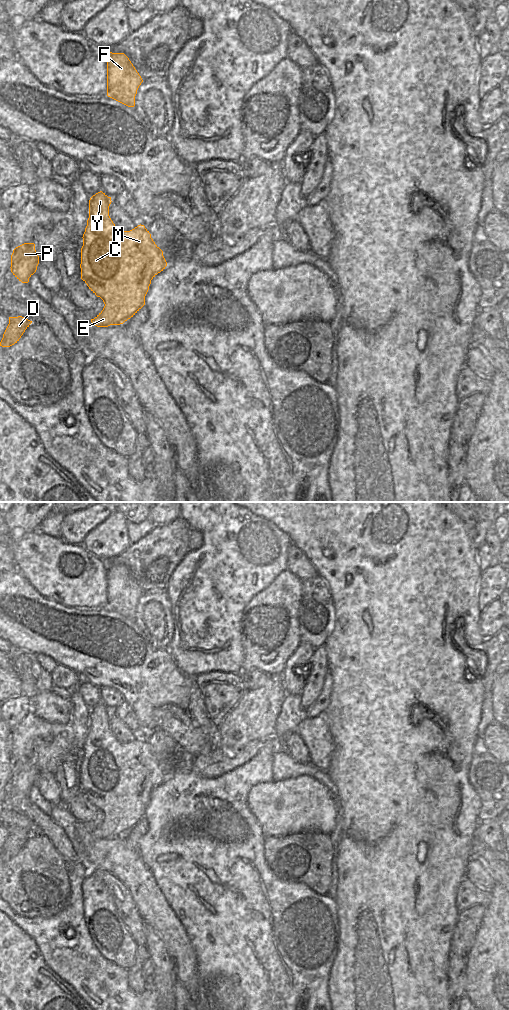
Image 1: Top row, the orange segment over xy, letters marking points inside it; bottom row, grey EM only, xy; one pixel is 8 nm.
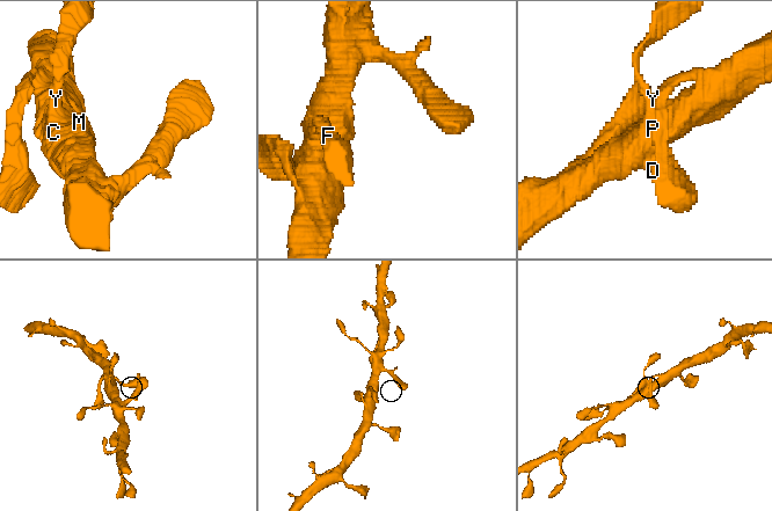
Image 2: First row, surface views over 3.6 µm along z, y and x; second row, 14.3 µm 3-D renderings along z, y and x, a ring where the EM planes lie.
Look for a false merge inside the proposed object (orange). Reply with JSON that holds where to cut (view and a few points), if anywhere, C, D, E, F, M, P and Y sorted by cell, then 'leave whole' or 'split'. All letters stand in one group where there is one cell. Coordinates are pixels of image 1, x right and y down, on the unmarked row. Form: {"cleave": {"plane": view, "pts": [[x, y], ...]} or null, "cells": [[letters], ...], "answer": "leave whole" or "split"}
{"cleave": null, "cells": [["C", "D", "E", "F", "M", "P", "Y"]], "answer": "leave whole"}

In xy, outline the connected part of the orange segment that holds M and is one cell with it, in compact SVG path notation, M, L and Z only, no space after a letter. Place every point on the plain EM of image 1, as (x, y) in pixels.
M102 703L89 712L89 730L81 760L81 791L100 809L105 818L91 834L97 839L120 837L144 817L151 792L167 778L163 763L155 756L144 737L130 743L118 741L109 728L111 709Z

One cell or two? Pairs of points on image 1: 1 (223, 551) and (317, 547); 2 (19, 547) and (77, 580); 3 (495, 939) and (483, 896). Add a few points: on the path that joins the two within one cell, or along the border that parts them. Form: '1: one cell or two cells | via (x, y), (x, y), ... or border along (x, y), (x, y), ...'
1: two cells | border along (274, 525), (282, 530), (291, 542)
2: one cell | via (33, 554), (52, 566), (63, 577)
3: two cells | border along (491, 891), (491, 899), (485, 907)

